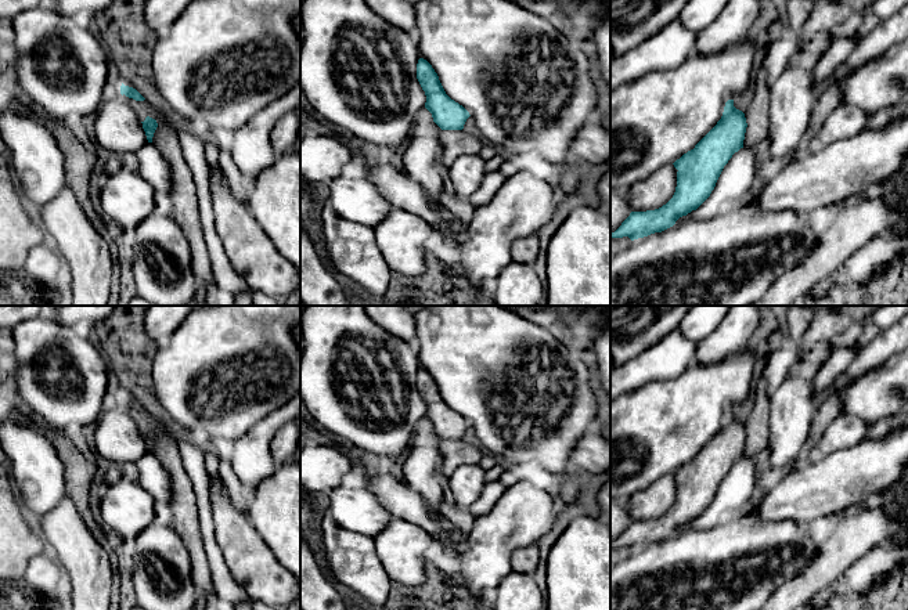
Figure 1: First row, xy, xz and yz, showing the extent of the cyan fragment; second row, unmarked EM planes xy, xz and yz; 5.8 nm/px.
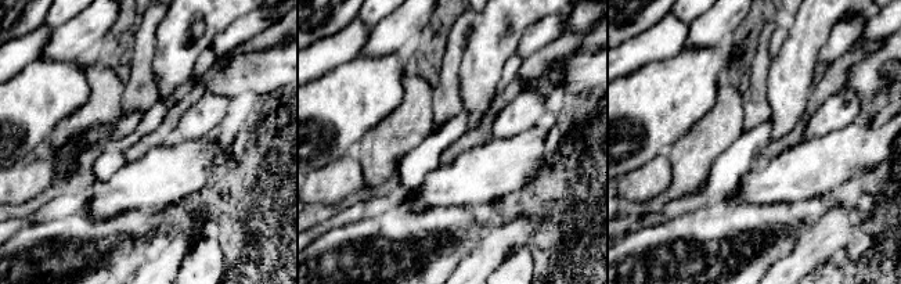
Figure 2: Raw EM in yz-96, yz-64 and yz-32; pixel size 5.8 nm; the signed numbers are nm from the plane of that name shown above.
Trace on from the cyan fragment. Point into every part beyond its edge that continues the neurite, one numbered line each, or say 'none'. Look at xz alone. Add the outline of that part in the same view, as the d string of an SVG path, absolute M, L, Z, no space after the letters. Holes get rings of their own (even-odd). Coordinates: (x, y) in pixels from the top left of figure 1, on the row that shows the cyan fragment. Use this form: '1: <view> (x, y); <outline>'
none

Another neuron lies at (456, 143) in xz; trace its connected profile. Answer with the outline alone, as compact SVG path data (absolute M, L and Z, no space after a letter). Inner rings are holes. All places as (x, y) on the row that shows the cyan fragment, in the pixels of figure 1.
M442 130L439 140L443 147L444 167L462 155L478 155L483 148L480 137L469 136L462 130Z

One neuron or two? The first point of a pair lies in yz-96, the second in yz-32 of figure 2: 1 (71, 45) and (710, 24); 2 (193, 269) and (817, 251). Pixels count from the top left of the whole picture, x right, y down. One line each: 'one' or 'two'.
1: one
2: two

